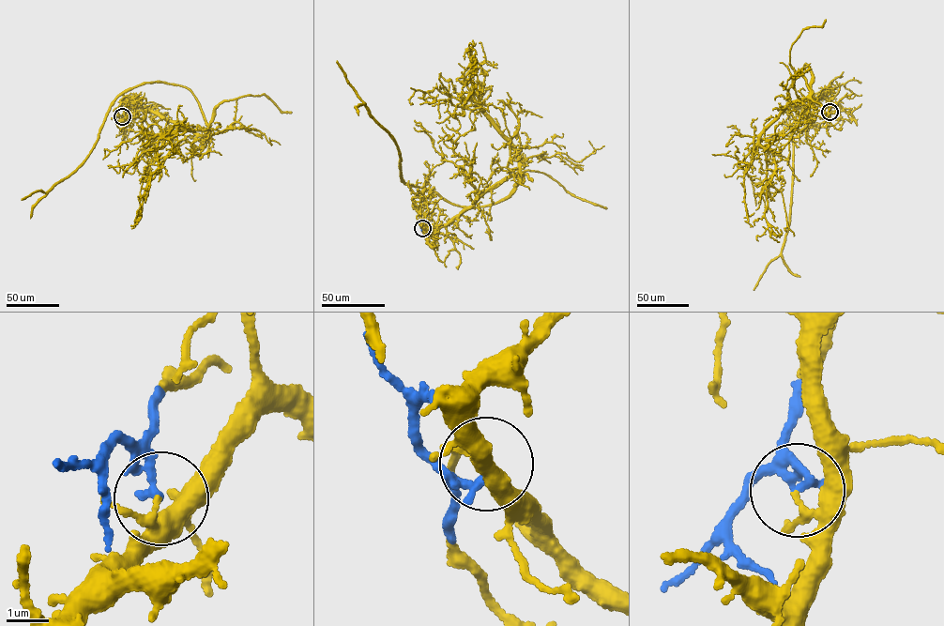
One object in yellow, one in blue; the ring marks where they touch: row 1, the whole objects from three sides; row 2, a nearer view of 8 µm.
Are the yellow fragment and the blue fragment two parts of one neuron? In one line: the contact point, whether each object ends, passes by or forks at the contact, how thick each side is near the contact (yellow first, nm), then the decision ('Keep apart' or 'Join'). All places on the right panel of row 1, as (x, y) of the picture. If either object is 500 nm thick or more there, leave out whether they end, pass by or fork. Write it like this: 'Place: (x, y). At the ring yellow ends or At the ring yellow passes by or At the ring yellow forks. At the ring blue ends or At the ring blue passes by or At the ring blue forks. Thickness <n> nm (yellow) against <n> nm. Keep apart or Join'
Place: (829, 112). At the ring yellow passes by. At the ring blue ends. Thickness 140 nm (yellow) against 180 nm. Join

